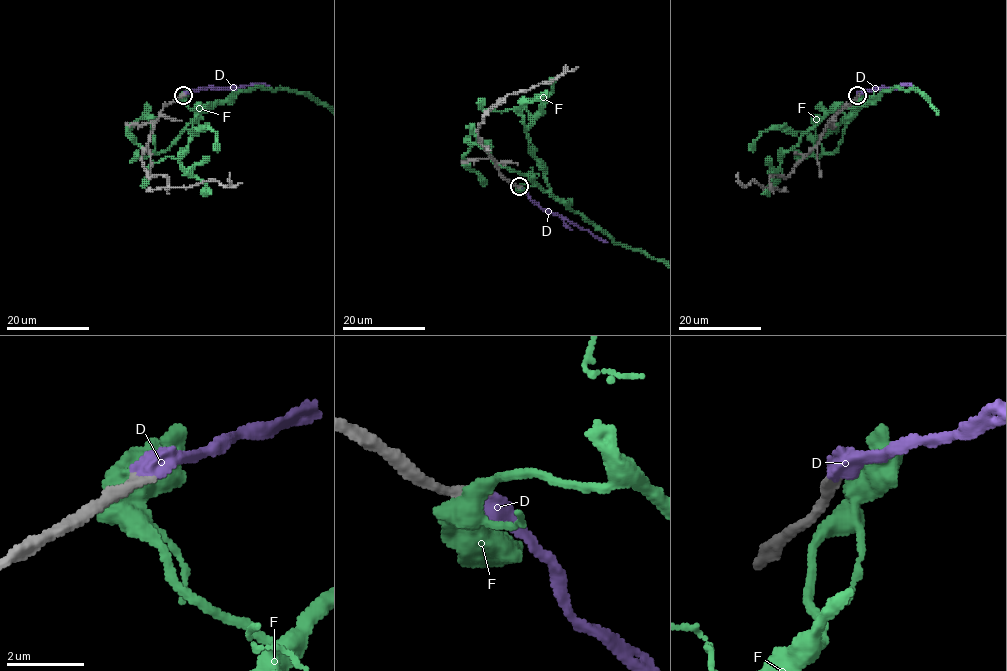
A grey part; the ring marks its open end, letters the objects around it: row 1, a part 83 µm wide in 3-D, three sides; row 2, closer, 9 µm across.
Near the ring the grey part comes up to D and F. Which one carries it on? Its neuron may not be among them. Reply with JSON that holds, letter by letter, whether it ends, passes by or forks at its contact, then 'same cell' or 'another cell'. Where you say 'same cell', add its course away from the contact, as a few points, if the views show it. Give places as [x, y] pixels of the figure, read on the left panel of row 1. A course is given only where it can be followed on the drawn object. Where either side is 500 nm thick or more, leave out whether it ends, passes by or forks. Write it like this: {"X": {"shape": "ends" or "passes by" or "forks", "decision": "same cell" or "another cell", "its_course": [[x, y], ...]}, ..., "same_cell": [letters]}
{"D": {"decision": "same cell", "its_course": [[183, 95], [207, 88], [235, 89], [247, 85], [266, 85], [271, 88]]}, "F": {"decision": "another cell"}, "same_cell": ["D"]}

